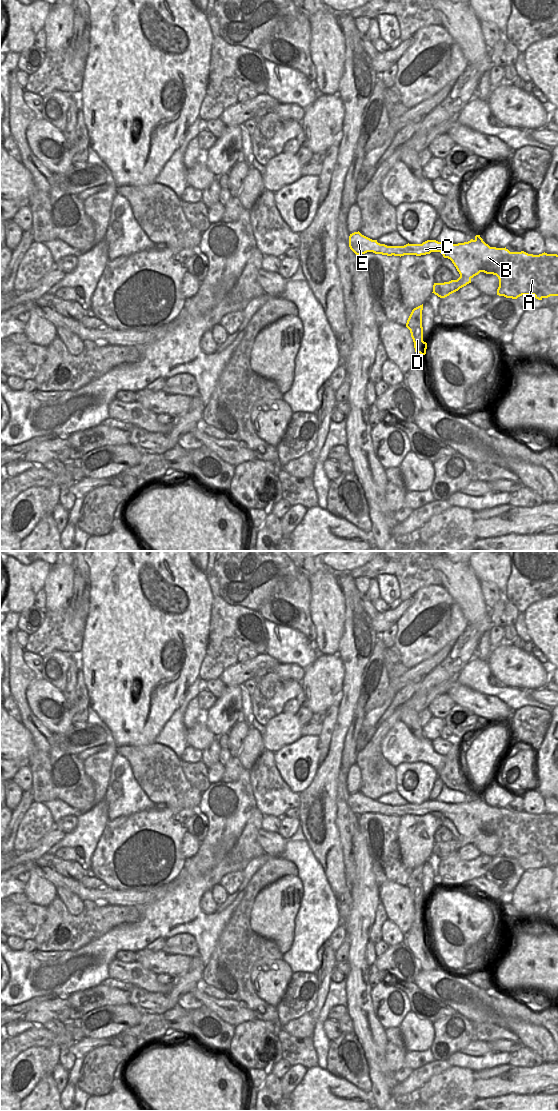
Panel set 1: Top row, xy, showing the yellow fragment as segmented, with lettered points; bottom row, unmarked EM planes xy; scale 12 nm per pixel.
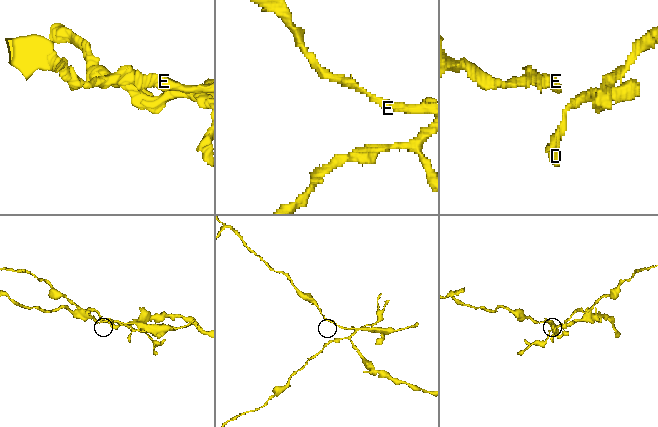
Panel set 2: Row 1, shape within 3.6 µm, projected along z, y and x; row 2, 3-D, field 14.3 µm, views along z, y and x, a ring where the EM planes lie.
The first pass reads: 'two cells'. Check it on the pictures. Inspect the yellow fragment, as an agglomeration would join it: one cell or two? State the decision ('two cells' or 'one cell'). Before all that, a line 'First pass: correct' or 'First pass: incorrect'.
First pass: correct
two cells

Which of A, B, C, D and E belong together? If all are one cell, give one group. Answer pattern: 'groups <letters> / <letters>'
groups A B C E / D

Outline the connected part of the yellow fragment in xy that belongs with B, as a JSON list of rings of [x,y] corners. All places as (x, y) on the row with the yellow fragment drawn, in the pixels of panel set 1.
[[[358,231],[350,234],[349,247],[356,255],[373,252],[401,257],[440,252],[444,258],[452,261],[463,279],[471,279],[480,272],[496,275],[499,279],[499,296],[517,299],[522,295],[534,295],[538,300],[558,296],[557,254],[510,252],[506,247],[490,247],[480,235],[458,244],[427,240],[422,244],[387,246]]]

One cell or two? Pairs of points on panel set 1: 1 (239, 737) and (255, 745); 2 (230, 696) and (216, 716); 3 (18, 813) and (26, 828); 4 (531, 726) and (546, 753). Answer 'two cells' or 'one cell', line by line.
1: two cells
2: one cell
3: two cells
4: two cells

